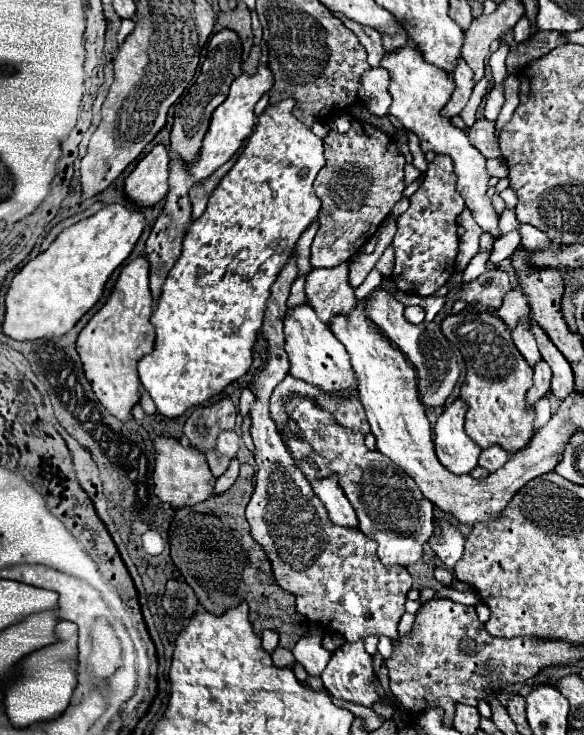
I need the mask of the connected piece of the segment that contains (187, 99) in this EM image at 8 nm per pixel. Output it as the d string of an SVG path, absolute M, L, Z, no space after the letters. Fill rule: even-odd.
M228 28L216 32L210 40L208 40L208 48L206 48L206 58L202 62L200 68L200 76L196 78L192 90L186 92L186 96L182 96L180 104L176 104L174 108L174 126L172 126L172 134L170 134L170 150L176 154L178 160L186 162L186 168L190 168L196 162L196 156L202 148L202 140L208 132L210 126L210 118L212 112L228 98L228 90L232 80L242 74L240 66L242 66L242 44L238 40L238 36L234 36L234 32L230 32Z

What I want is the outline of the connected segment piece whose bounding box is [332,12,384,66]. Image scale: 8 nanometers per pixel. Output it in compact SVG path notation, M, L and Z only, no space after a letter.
M332 12L332 16L336 16L352 34L356 34L360 46L362 46L362 48L366 50L366 54L368 54L368 64L370 64L370 66L380 66L380 60L382 60L382 56L384 56L384 46L382 46L380 34L378 34L374 28L370 28L370 26L360 26L360 24L348 20L348 18L346 18L344 14L340 14L340 12Z

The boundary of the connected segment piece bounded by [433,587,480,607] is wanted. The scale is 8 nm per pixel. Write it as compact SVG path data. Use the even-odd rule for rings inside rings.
M443 588L441 592L436 592L433 599L438 598L449 598L454 602L458 602L464 604L466 606L475 607L478 602L480 602L480 598L475 592L460 592L453 588Z

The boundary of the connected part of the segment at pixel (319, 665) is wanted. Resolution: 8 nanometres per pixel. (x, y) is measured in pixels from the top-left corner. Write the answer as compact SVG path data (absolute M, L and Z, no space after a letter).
M312 626L312 630L296 642L292 654L310 676L320 676L332 656L328 650L322 648L322 630L316 626Z

